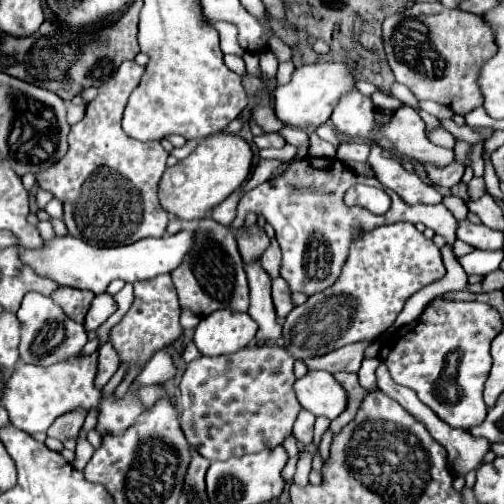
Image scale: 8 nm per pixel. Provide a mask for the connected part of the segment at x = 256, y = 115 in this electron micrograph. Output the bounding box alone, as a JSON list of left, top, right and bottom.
[252,104,284,132]

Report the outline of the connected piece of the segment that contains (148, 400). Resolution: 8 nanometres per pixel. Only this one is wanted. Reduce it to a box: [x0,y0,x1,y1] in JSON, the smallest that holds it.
[137,386,165,408]

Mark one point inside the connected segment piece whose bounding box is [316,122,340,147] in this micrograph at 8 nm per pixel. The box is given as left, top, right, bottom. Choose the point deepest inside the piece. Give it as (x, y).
(326, 131)

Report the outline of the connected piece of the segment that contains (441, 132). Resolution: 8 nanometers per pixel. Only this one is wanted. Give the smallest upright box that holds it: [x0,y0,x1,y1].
[425,126,455,148]

